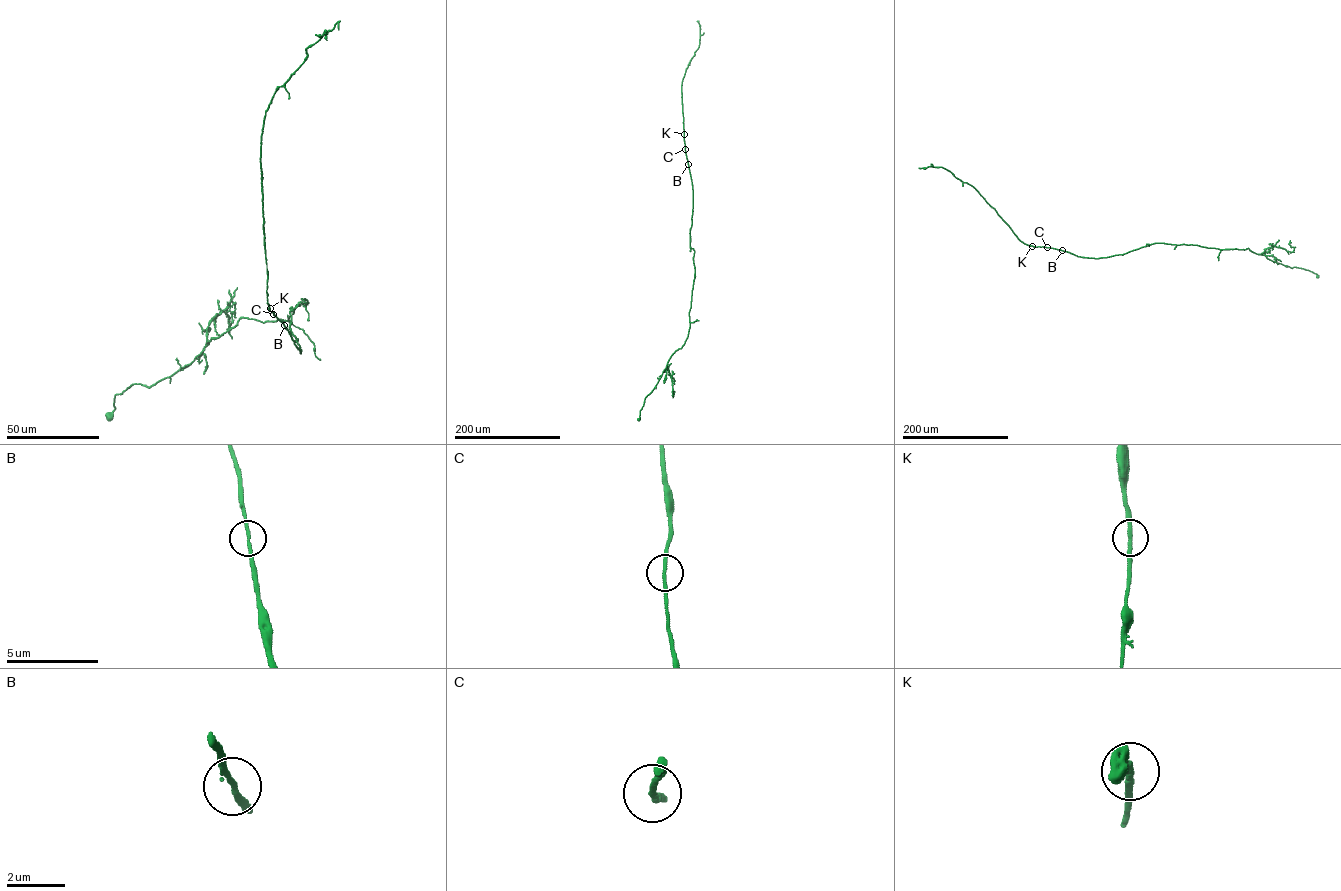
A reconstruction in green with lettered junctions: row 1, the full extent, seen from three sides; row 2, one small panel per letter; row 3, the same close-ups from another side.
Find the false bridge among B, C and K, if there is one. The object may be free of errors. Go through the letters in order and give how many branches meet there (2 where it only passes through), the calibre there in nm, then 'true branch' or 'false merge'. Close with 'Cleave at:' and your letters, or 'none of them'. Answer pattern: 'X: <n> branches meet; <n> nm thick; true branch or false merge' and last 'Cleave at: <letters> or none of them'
B: 2 branches meet; 180 nm thick; true branch
C: 2 branches meet; 180 nm thick; true branch
K: 2 branches meet; 240 nm thick; true branch
Cleave at: none of them

